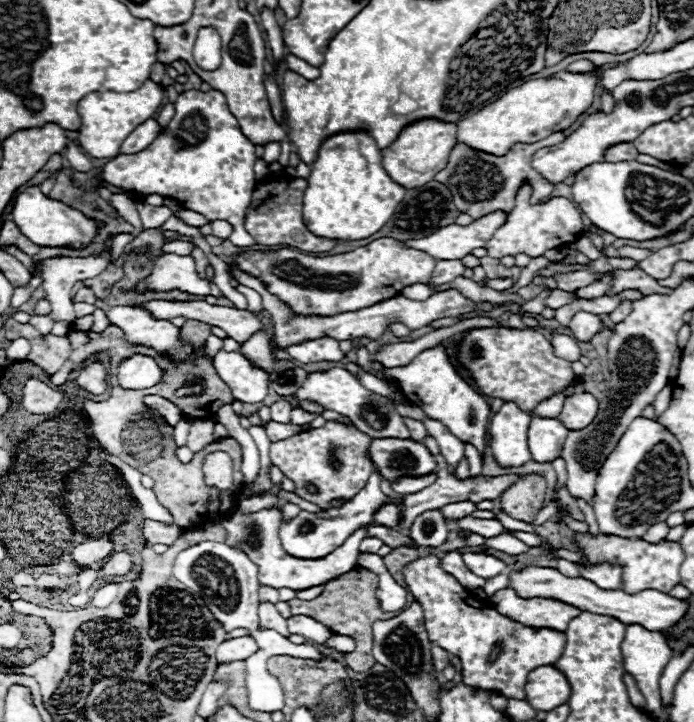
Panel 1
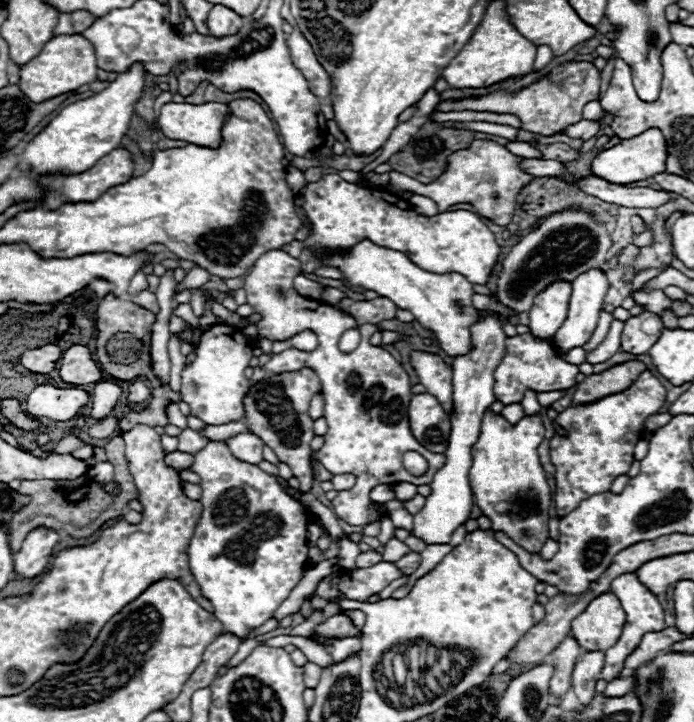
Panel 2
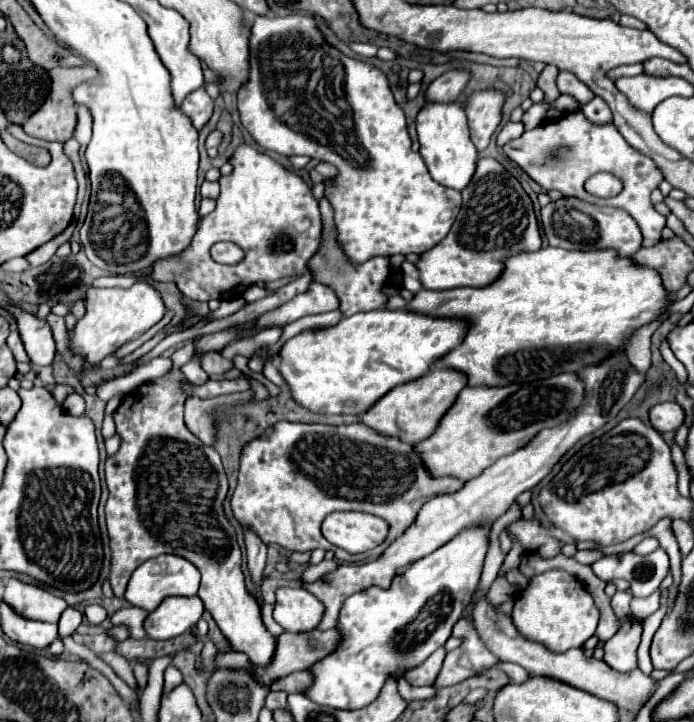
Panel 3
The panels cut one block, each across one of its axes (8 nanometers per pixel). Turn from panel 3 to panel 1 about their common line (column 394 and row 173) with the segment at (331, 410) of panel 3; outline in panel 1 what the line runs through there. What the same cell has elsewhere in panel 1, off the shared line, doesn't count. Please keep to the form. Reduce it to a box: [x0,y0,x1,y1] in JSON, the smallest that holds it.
[302,132,406,242]

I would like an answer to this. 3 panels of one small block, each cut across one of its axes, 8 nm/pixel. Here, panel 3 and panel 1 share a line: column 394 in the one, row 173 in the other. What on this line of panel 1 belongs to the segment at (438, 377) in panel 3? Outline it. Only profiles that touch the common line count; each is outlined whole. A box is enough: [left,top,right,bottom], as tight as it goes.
[382,120,456,188]

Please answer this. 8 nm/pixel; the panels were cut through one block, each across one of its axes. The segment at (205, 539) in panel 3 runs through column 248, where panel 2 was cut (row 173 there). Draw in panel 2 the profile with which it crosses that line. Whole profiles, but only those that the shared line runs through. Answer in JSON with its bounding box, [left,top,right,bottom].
[592,128,668,184]

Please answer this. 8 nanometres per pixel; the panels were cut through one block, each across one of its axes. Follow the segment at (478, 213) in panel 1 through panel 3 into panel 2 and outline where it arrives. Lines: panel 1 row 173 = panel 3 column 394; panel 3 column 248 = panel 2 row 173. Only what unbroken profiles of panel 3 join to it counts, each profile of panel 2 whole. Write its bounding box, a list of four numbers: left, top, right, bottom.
[386,140,534,226]

